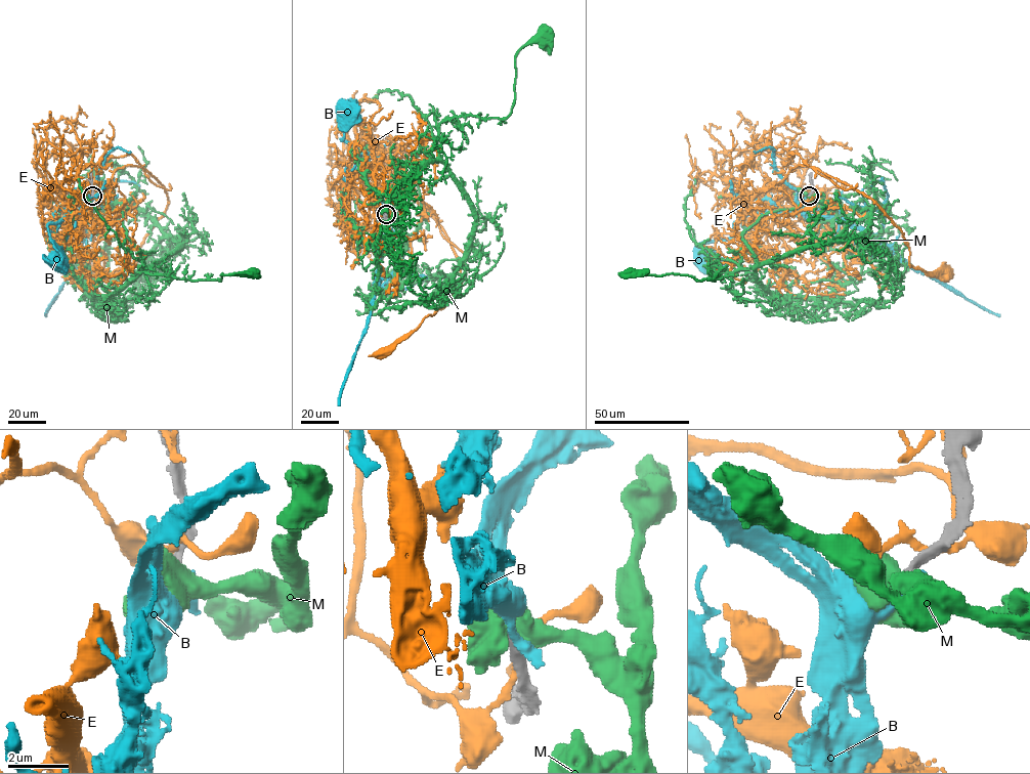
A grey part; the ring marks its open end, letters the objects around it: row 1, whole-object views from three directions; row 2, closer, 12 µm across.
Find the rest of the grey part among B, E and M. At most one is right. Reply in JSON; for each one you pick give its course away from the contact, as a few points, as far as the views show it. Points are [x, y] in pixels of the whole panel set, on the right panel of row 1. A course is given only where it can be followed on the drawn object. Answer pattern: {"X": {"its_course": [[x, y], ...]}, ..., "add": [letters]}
{"B": {"its_course": [[809, 195], [802, 214], [745, 215], [734, 225], [730, 237], [704, 245], [712, 261], [707, 263]]}, "add": ["B"]}

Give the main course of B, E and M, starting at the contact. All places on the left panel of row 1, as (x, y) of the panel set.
B: (92, 195), (84, 214), (70, 212), (47, 225), (50, 238), (60, 251), (56, 263)
E: (92, 194), (82, 184), (93, 196), (136, 165), (168, 205), (133, 264), (90, 274)
M: (92, 195), (105, 203), (128, 203), (123, 225), (149, 274), (219, 281), (222, 273), (251, 272)

